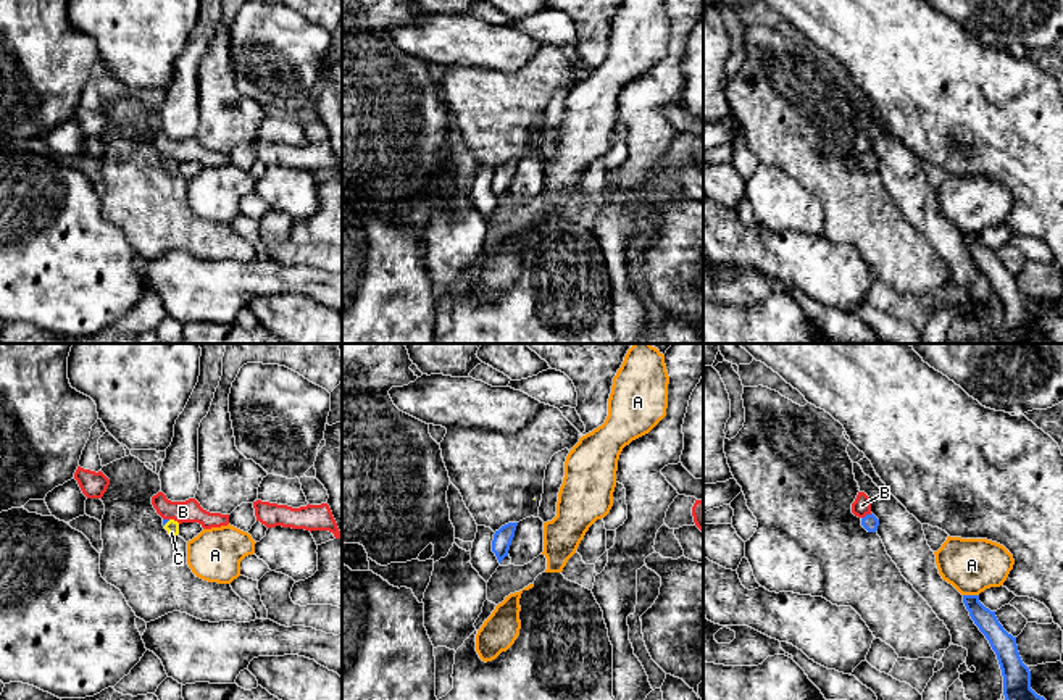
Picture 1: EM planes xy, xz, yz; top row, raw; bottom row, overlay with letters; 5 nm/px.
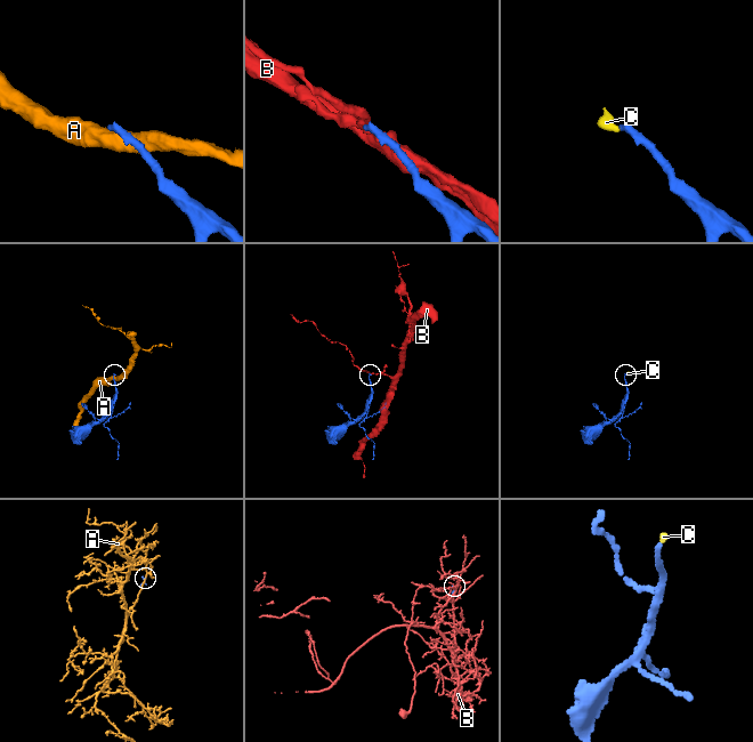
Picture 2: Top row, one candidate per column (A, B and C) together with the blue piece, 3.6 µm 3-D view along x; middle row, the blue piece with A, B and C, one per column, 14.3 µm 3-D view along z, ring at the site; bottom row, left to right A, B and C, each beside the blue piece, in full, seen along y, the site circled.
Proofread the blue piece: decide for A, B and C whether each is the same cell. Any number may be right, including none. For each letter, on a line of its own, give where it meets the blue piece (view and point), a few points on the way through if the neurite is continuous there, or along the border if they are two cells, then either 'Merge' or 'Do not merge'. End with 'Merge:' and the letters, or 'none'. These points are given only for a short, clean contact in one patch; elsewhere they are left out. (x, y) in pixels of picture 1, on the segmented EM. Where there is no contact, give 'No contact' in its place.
A: Touches blue at yz (971, 595). Boundary: yz (963, 594), (978, 595). Do not merge
B: Touches blue at yz (867, 515). Boundary: yz (871, 513), (862, 518). Do not merge
C: Touches blue at xy (166, 521). Path across: xy (165, 521), (166, 521), (171, 526). Merge
Merge: C

